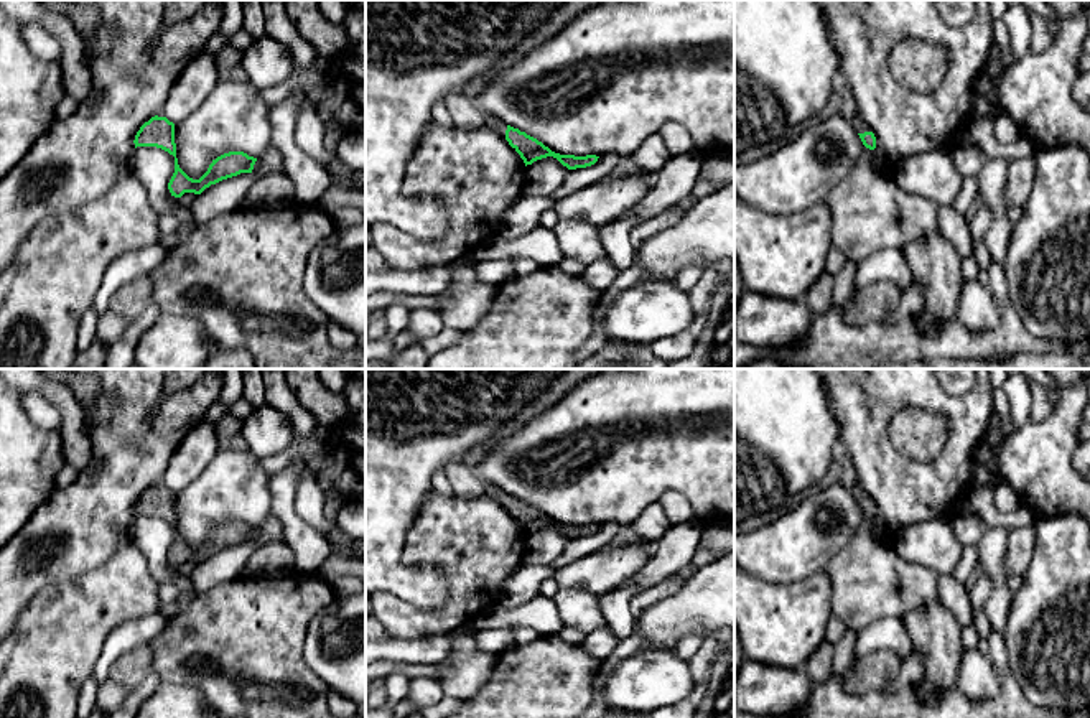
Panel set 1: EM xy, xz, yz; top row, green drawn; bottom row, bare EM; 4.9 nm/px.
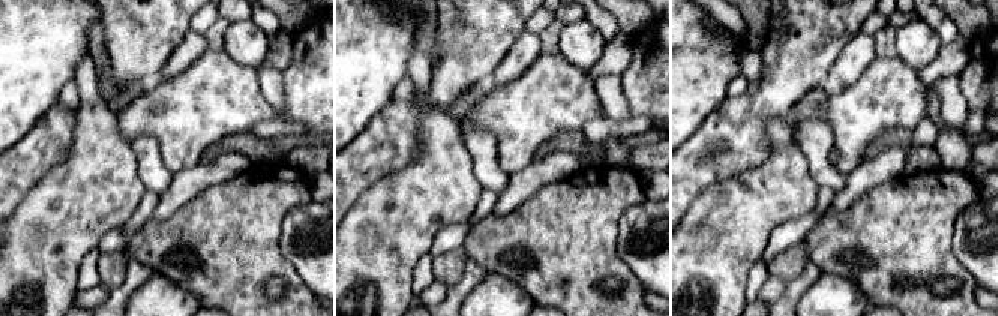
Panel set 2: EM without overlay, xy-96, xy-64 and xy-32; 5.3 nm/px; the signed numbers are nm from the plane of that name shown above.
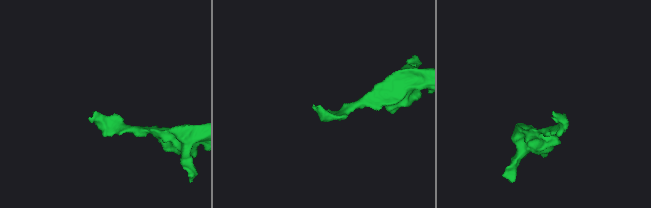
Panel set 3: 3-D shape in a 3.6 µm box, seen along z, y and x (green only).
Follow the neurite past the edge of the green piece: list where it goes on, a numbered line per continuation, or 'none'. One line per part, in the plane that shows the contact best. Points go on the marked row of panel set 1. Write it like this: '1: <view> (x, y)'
1: xz (493, 122)

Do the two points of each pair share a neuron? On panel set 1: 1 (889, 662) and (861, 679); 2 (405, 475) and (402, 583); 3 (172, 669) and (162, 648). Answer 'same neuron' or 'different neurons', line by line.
1: same neuron
2: same neuron
3: same neuron

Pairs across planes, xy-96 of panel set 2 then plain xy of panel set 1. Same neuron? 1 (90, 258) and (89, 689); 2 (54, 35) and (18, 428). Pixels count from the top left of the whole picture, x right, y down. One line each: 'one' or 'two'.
1: one
2: one

